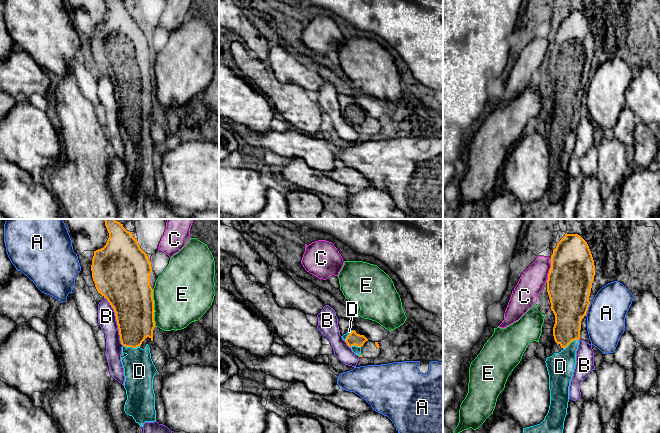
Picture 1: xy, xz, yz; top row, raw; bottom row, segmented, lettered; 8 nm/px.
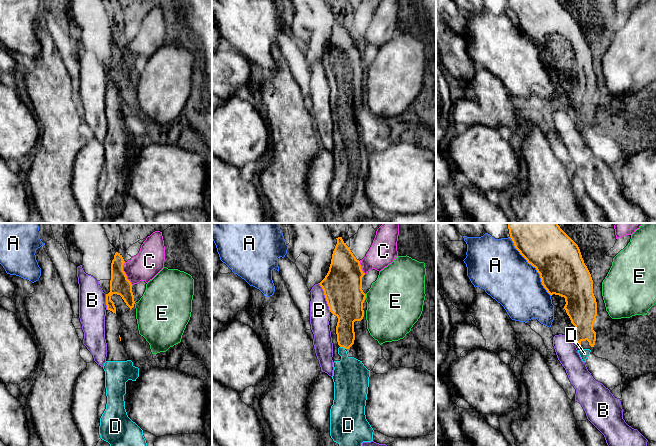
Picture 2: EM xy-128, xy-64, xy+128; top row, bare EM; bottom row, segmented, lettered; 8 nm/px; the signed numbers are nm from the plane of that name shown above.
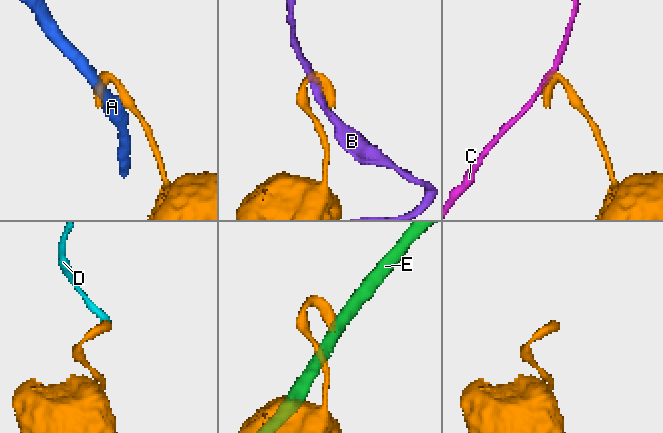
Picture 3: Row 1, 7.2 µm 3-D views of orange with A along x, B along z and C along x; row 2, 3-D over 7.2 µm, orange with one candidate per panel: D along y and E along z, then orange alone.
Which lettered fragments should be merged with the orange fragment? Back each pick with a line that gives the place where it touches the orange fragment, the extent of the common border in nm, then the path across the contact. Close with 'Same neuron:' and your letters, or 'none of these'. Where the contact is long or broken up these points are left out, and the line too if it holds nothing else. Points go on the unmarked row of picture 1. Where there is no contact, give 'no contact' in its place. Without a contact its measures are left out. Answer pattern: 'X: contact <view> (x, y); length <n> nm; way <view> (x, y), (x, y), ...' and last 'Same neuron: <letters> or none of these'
D: contact xy (131, 122); length 140 nm
Same neuron: D

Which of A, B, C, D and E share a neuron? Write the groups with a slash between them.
A / B / C E / D

